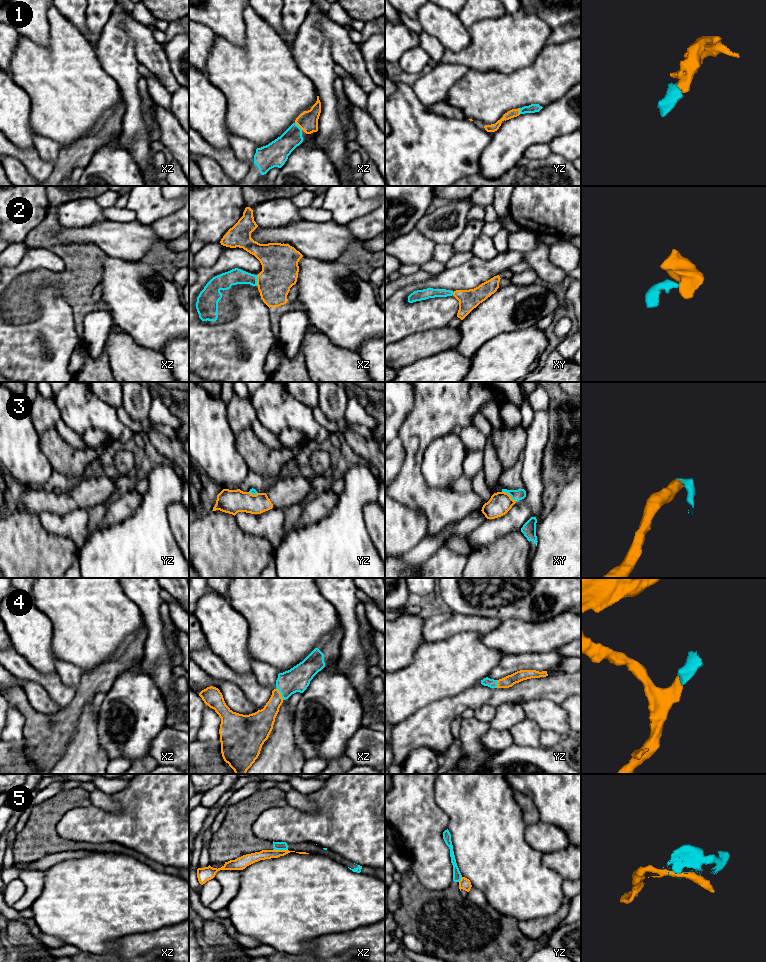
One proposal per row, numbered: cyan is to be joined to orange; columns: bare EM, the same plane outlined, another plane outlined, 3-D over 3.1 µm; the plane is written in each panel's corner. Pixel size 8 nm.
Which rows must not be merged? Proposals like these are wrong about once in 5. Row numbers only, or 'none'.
3, 5

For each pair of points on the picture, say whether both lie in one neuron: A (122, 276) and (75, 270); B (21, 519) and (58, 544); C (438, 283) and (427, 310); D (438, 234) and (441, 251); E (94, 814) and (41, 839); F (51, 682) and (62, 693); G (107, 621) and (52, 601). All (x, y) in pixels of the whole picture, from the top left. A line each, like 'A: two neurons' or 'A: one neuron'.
A: two neurons
B: one neuron
C: one neuron
D: two neurons
E: two neurons
F: one neuron
G: one neuron

